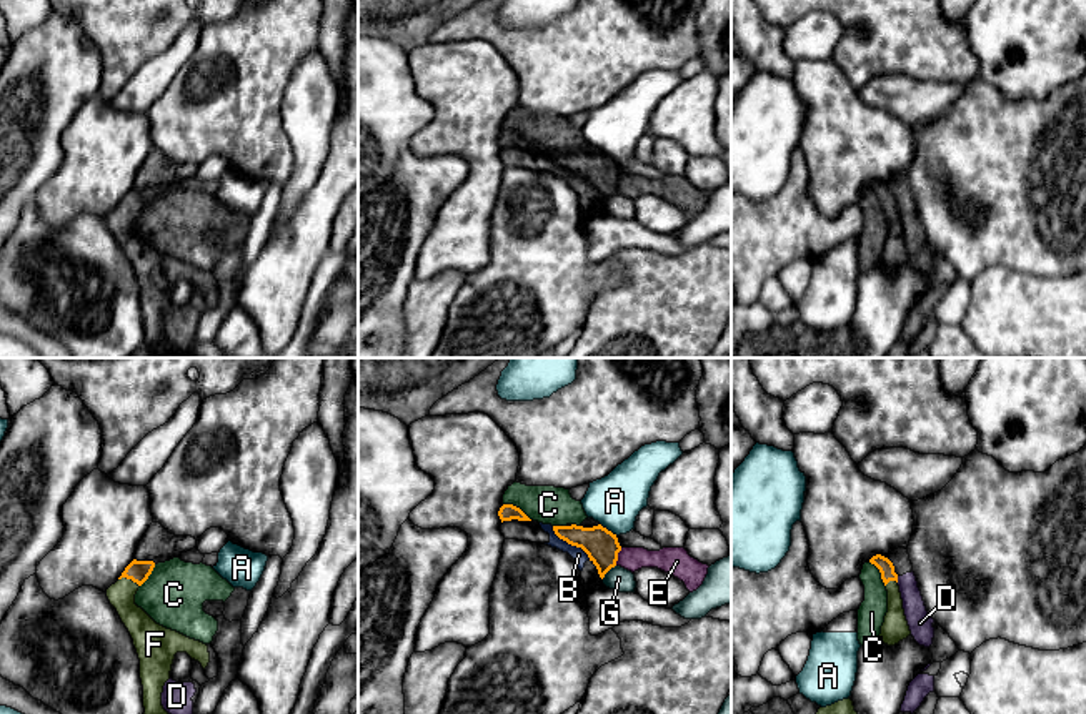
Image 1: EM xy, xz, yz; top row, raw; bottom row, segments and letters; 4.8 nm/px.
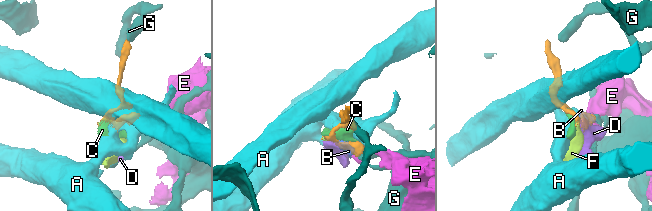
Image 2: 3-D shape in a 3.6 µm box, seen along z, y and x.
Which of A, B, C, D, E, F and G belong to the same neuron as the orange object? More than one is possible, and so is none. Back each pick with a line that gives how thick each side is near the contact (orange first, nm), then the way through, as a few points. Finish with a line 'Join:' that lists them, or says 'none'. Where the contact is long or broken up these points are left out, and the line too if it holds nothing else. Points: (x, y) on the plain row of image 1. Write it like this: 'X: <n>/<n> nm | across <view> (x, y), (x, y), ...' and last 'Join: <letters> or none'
F: 110/140 nm | across xy (139, 198), (129, 205), (127, 237), (142, 255)
Join: F

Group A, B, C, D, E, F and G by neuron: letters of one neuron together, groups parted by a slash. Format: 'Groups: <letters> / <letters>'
Groups: A / B D / C E / F / G

